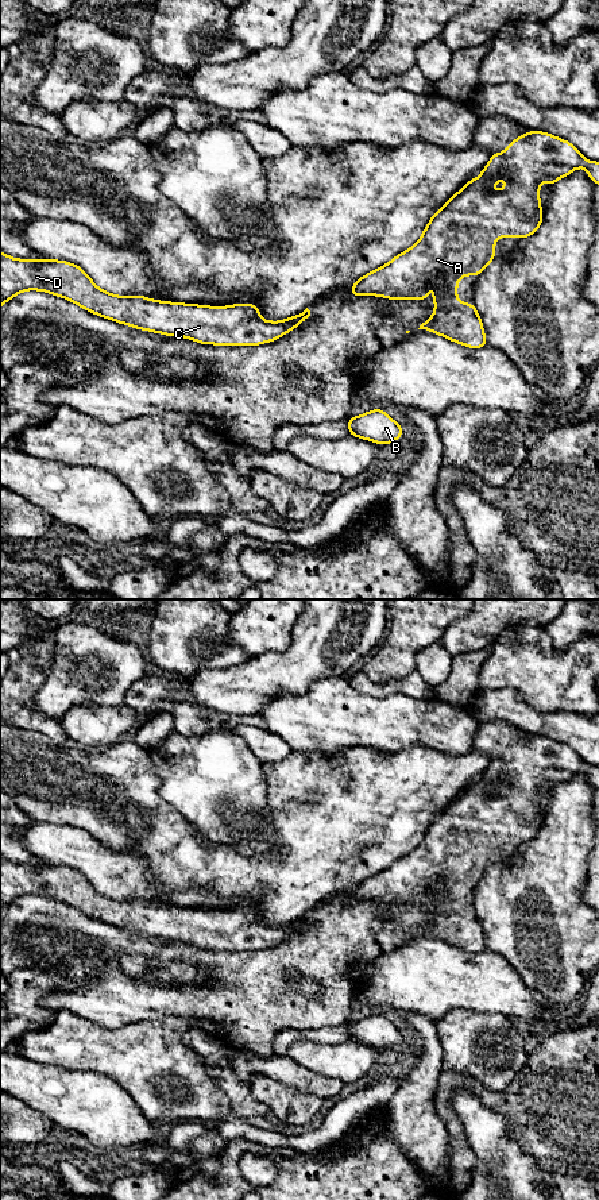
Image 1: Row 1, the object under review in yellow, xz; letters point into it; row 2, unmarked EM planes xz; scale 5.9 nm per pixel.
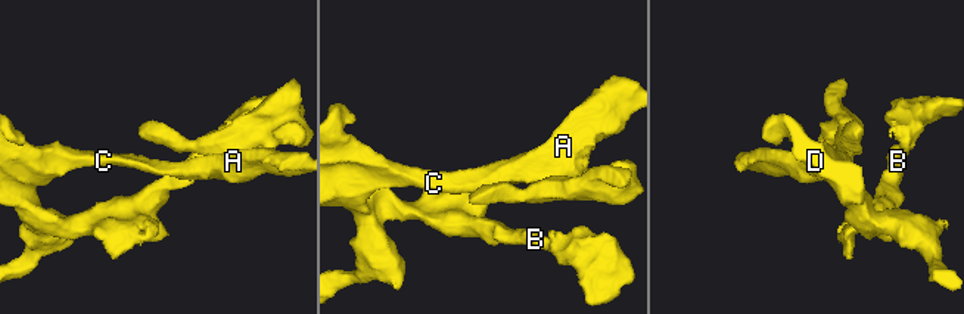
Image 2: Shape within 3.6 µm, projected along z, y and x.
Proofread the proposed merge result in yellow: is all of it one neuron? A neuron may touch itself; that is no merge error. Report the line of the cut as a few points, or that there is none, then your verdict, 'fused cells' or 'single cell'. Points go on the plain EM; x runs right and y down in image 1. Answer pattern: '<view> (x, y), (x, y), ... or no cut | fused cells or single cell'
no cut | single cell

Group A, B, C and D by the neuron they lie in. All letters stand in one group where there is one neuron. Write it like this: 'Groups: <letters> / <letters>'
Groups: A B C D

